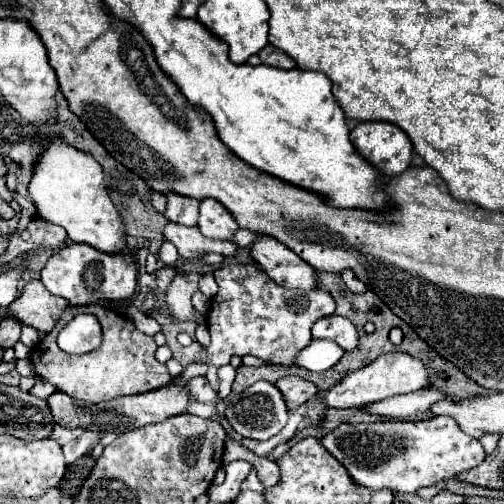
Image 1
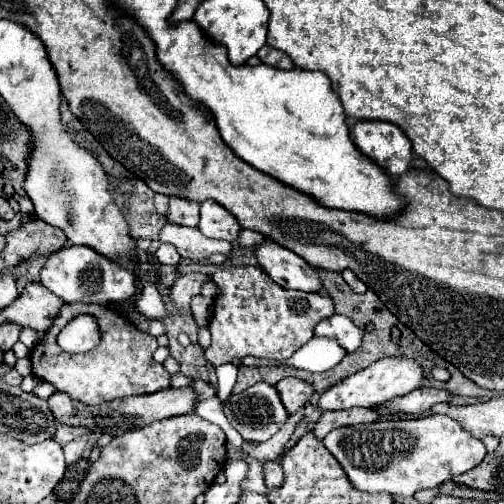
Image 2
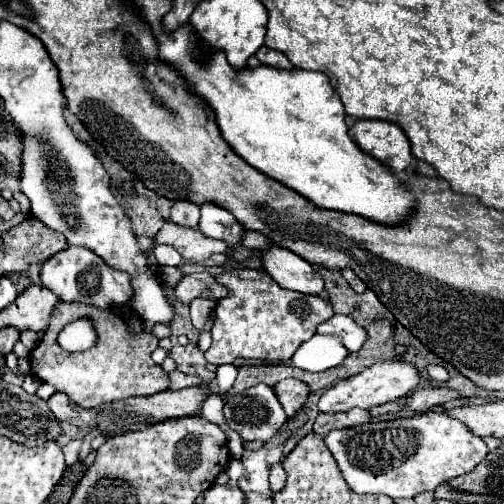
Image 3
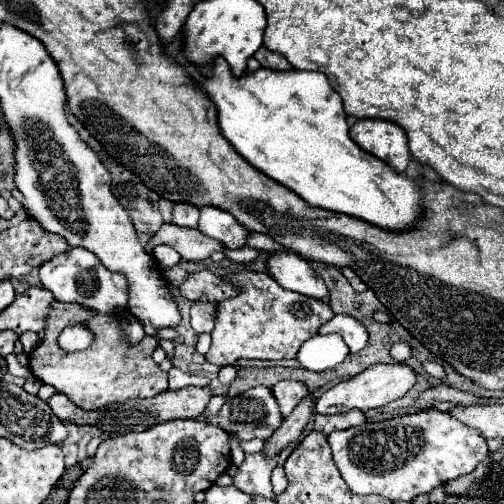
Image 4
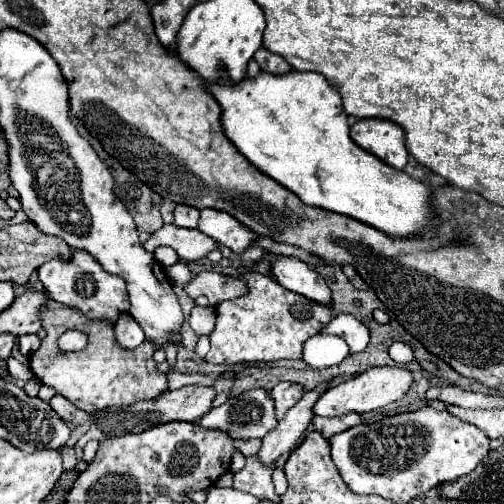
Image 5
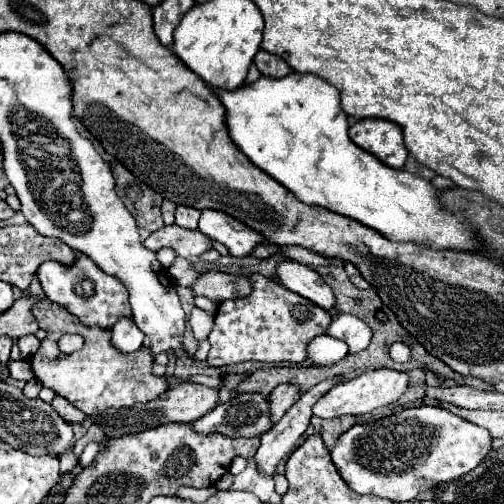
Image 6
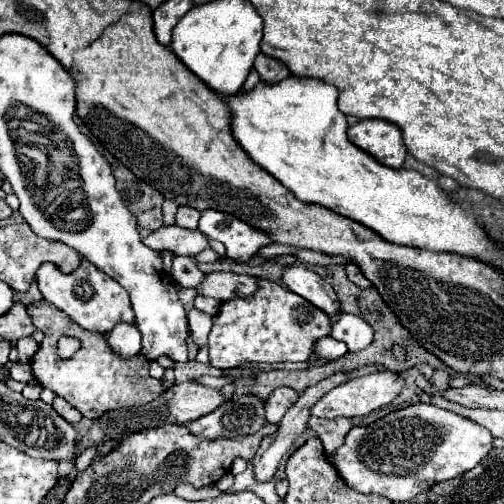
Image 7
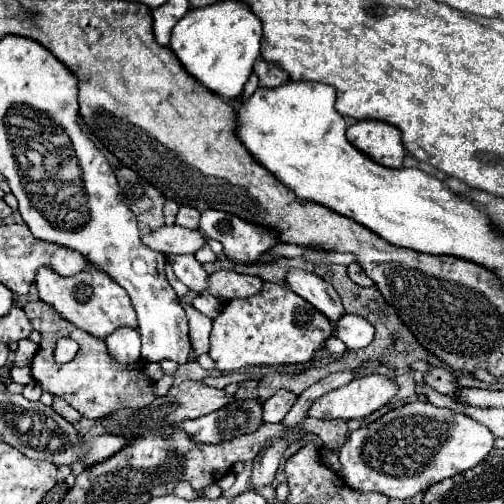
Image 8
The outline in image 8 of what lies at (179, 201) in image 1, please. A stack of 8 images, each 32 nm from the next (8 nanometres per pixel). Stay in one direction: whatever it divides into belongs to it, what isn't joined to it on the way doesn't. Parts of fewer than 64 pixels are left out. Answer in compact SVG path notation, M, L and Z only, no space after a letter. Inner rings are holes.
M180 206L178 216L176 216L176 224L184 226L184 228L198 228L198 220L200 220L200 212L192 206Z

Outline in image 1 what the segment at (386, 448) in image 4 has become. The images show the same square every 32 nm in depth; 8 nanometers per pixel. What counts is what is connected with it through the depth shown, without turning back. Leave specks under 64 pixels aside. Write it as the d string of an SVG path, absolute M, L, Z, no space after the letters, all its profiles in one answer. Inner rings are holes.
M434 416L424 422L400 422L400 420L386 420L378 424L340 424L338 428L330 430L322 440L322 446L352 474L354 482L360 486L368 486L372 490L376 488L390 488L394 494L410 494L418 488L432 486L440 480L448 480L464 470L470 470L472 466L478 466L486 454L482 444L464 434L458 424L448 416Z

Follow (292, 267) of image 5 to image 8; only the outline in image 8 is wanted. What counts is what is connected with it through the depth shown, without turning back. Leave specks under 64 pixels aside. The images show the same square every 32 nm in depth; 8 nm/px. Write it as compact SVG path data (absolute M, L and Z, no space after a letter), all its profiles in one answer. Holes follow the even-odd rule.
M288 270L286 284L290 286L292 292L302 296L316 310L328 316L330 322L336 322L344 314L344 308L340 304L340 298L336 296L336 290L320 276L306 270Z

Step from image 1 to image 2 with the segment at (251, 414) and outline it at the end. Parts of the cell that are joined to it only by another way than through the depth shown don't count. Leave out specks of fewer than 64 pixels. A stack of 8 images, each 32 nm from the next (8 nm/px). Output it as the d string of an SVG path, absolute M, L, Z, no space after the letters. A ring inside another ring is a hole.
M260 382L254 384L250 388L246 388L240 394L232 394L226 402L224 402L224 414L228 418L228 422L242 434L244 440L254 440L254 442L264 442L270 440L288 420L288 412L280 400L280 394L274 386Z

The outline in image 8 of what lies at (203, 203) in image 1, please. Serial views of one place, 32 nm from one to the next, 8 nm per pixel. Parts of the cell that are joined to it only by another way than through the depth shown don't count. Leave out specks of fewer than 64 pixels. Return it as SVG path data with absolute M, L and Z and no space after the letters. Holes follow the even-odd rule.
M204 210L200 218L200 232L224 244L224 254L240 264L256 262L278 238L276 232L248 224L238 216L220 210Z

